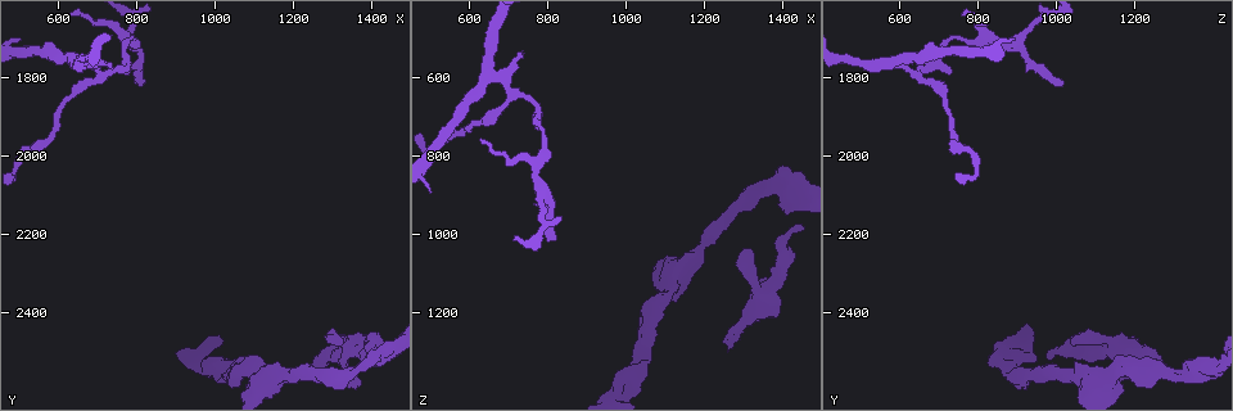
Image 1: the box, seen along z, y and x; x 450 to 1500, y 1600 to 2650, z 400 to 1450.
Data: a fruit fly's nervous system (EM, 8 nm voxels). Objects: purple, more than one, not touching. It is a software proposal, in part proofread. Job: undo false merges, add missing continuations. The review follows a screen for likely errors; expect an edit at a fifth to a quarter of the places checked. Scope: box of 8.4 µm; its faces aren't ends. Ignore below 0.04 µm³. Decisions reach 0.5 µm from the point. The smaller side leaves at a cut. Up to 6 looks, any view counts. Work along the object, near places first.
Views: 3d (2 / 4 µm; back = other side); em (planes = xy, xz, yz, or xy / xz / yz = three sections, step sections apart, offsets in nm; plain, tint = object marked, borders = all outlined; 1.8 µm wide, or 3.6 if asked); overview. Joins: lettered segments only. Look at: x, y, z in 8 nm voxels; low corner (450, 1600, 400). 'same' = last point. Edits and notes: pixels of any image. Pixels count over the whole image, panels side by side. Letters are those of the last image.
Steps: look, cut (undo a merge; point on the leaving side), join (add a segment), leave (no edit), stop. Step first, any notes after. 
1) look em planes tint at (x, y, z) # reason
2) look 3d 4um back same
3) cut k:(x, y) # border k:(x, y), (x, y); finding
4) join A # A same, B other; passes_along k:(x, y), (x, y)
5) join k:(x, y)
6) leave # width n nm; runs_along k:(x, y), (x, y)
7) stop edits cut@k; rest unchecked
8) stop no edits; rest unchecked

look em planes borders at (805, 1825, 1015) # branch stops here

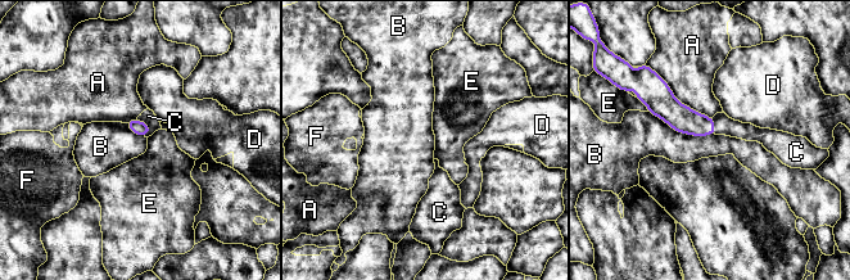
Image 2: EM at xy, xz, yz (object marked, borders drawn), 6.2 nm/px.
join C # longest_contact A 440 nm; A other, B other, C same, D other, E other, F other; passes_along 2:(140, 129), (148, 125), (148, 116); the cell continues

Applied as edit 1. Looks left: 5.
look 3d 2um at (1310, 2480, 1040) # branch stops here

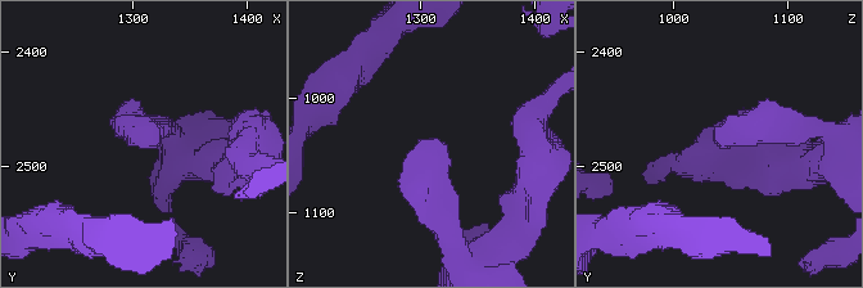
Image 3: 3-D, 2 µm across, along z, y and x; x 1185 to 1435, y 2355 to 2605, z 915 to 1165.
look em planes borders at (1310, 2482, 1046)

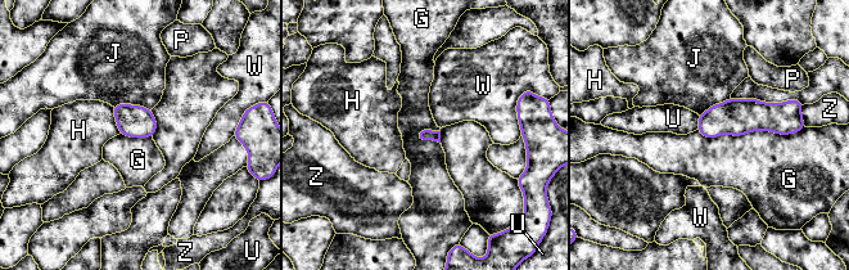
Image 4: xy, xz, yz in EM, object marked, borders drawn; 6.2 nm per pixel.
leave # G other, H other, J other, P other, U other, W other, Z other; border 4:(698, 129), (708, 138), (802, 130); none of them fits

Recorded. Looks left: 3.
stop edits join@2; rest unchecked

